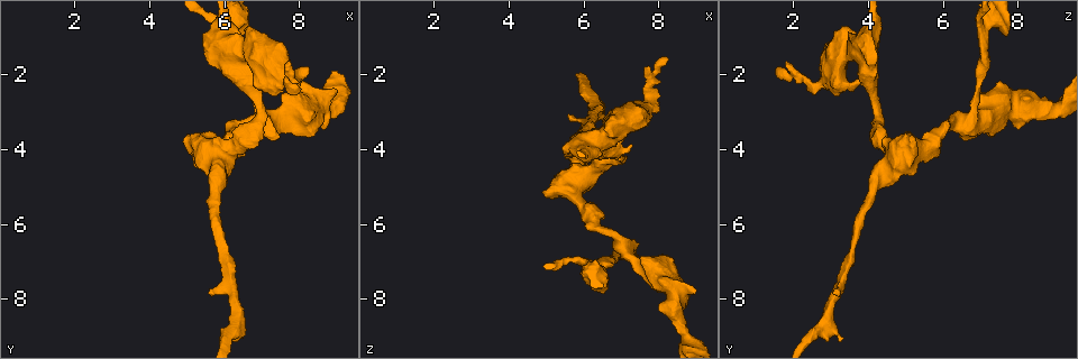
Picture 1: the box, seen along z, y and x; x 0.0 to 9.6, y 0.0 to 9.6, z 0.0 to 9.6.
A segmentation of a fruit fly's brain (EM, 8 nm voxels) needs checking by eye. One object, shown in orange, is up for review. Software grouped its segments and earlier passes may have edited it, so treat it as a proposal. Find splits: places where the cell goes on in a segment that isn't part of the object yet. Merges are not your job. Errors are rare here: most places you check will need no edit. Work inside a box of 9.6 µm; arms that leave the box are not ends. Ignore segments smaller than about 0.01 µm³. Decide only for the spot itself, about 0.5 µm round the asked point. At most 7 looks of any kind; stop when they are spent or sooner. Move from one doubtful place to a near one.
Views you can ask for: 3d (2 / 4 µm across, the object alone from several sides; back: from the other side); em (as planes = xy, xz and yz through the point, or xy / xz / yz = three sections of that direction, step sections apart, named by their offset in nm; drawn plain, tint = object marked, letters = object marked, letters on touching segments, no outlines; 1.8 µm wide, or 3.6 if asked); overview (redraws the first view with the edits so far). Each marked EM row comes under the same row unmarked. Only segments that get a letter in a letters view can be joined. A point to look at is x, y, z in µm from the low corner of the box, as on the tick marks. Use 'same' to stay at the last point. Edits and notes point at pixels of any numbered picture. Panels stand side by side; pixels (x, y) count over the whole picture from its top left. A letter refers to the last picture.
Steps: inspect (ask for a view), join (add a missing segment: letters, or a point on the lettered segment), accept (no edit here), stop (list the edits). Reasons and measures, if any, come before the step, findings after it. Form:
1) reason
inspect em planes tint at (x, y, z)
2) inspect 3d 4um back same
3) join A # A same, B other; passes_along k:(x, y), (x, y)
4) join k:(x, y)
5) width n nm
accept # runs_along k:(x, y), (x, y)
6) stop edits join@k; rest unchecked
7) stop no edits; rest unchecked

stops while still wide
inspect 3d 4um at (5.65, 1.70, 3.95)

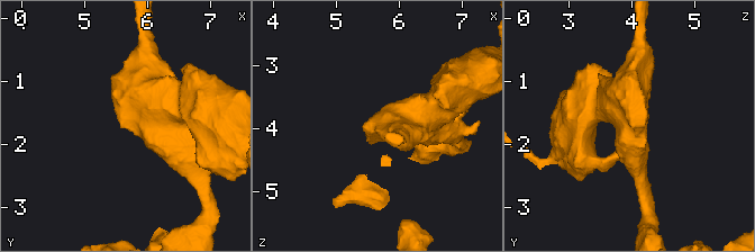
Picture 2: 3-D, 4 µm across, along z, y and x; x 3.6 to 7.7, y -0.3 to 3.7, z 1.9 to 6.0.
shape alone is not enough
inspect em xz step 16 letters at (5.55, 1.70, 3.95)

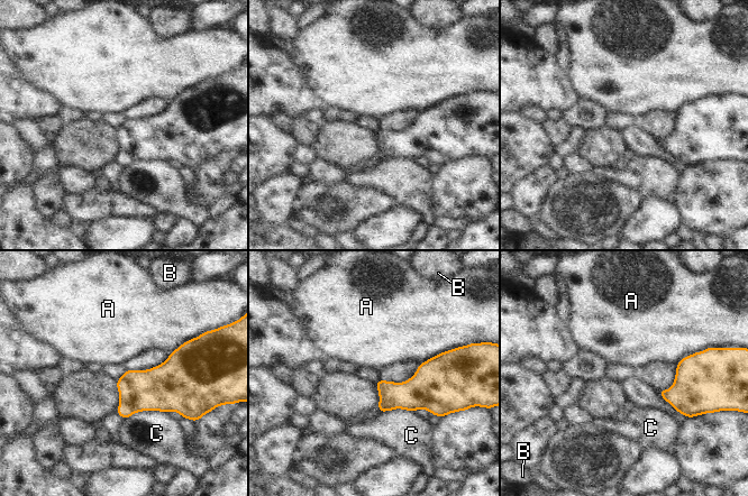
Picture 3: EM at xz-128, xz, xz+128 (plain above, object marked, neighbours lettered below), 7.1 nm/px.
accept # A other, B other, C other; border 3:(448, 350), (441, 351), (420, 364); none of them fits

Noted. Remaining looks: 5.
inspect 3d 4um at (6.50, 0.95, 7.75)

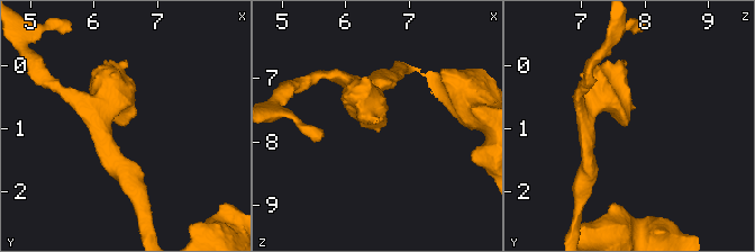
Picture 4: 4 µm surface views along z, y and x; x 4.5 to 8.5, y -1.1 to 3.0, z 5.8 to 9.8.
need the tissue
inspect em 3.6um planes tint at (6.50, 0.90, 7.70)

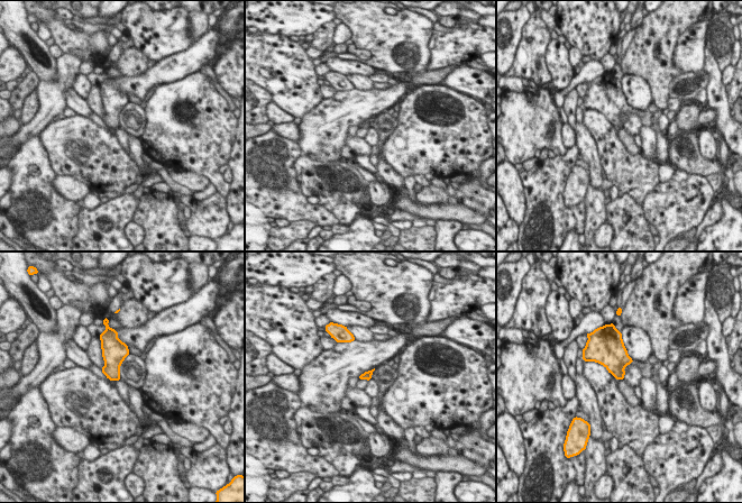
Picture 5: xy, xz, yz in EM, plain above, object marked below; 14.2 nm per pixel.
see the neighbours
inspect em 3.6um planes letters same

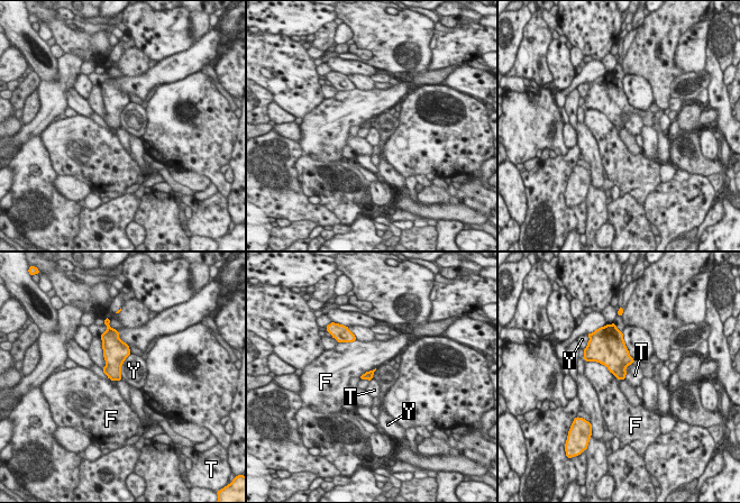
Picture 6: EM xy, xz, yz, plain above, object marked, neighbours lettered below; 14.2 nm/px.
accept # F other, T other, Y other; border 6:(130, 354), (121, 365), (120, 378); no lettered segment goes on from it

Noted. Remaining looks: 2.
stop no edits; rest unchecked

